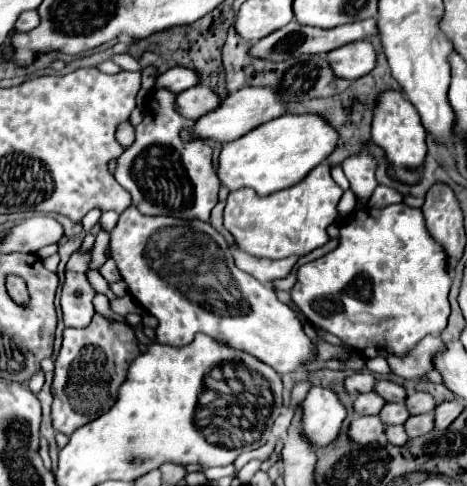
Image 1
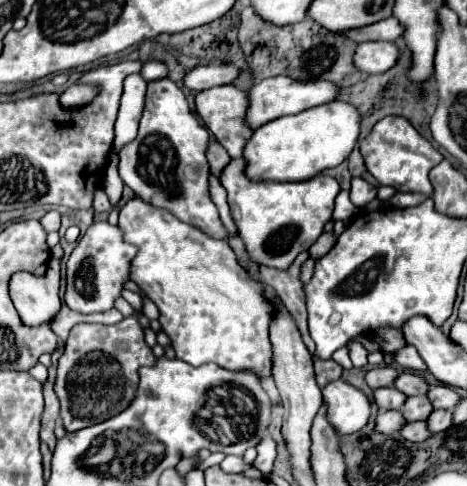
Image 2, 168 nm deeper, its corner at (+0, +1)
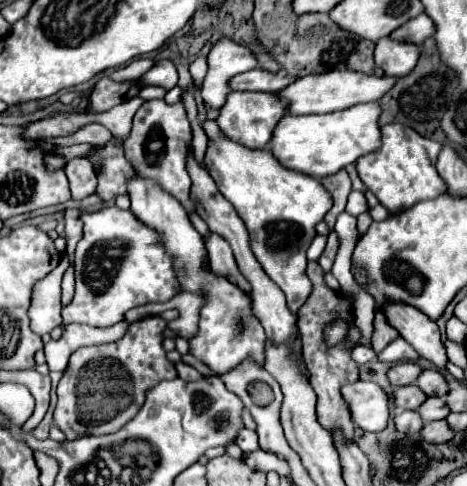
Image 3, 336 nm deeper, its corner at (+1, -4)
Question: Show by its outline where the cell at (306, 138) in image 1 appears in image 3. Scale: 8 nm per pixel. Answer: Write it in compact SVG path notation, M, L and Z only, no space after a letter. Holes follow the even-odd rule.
M358 103L348 109L324 115L282 117L272 133L268 151L274 155L274 159L278 159L282 167L290 171L298 171L310 177L326 177L354 163L360 155L378 149L378 115L380 107L376 103Z

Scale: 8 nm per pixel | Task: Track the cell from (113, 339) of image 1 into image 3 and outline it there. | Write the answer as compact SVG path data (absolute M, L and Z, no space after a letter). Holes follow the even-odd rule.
M150 315L128 325L122 339L104 345L80 347L72 353L68 367L58 383L58 405L54 411L54 423L66 435L66 439L78 439L82 435L114 433L126 425L142 407L144 393L162 379L174 379L174 365L166 359L162 349L162 331L166 321Z

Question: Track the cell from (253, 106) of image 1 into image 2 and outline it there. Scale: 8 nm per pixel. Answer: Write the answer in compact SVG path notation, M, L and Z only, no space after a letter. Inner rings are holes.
M275 76L275 78L265 78L261 82L257 82L251 90L249 90L249 110L247 110L247 124L257 130L259 126L281 118L281 116L289 116L289 114L299 114L303 110L327 104L331 100L335 100L339 96L339 86L335 86L333 82L295 82L293 78L287 76Z

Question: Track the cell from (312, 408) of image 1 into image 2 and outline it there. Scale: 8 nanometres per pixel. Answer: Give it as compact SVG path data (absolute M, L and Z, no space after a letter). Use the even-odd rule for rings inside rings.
M345 380L327 384L323 390L323 400L329 406L327 416L339 434L353 434L369 422L371 400L365 392Z

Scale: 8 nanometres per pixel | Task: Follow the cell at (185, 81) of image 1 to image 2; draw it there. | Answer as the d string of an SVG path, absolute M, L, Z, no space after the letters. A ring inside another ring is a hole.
M211 64L211 66L199 66L187 72L185 84L191 90L207 90L213 86L223 86L223 84L233 84L239 78L241 70L233 64Z

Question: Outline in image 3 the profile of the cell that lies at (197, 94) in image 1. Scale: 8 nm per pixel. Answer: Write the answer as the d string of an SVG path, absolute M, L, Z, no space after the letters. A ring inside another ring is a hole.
M232 91L226 97L226 103L220 107L216 123L222 131L222 135L230 141L242 143L248 149L264 149L270 141L272 129L276 127L278 119L282 119L282 103L274 99L270 93L250 93L250 91Z

